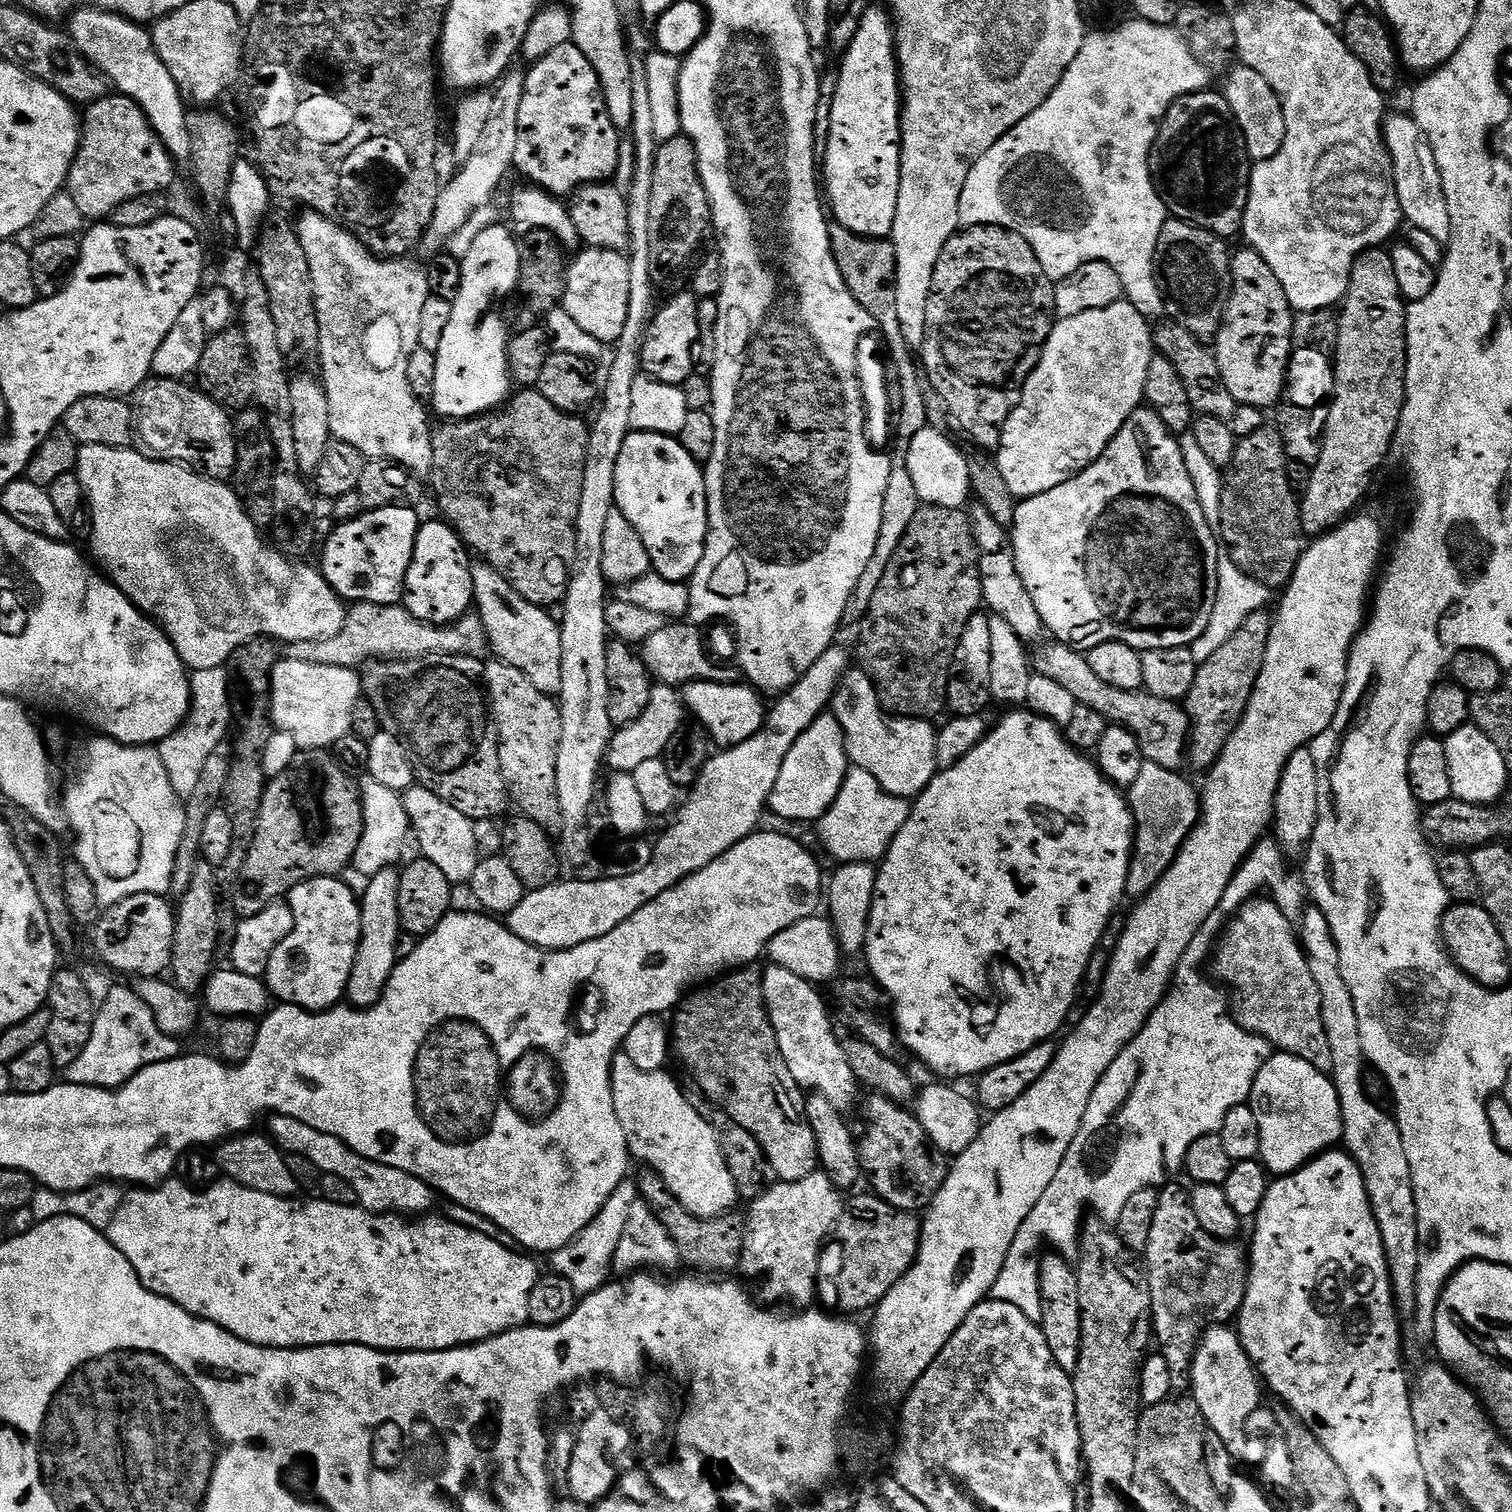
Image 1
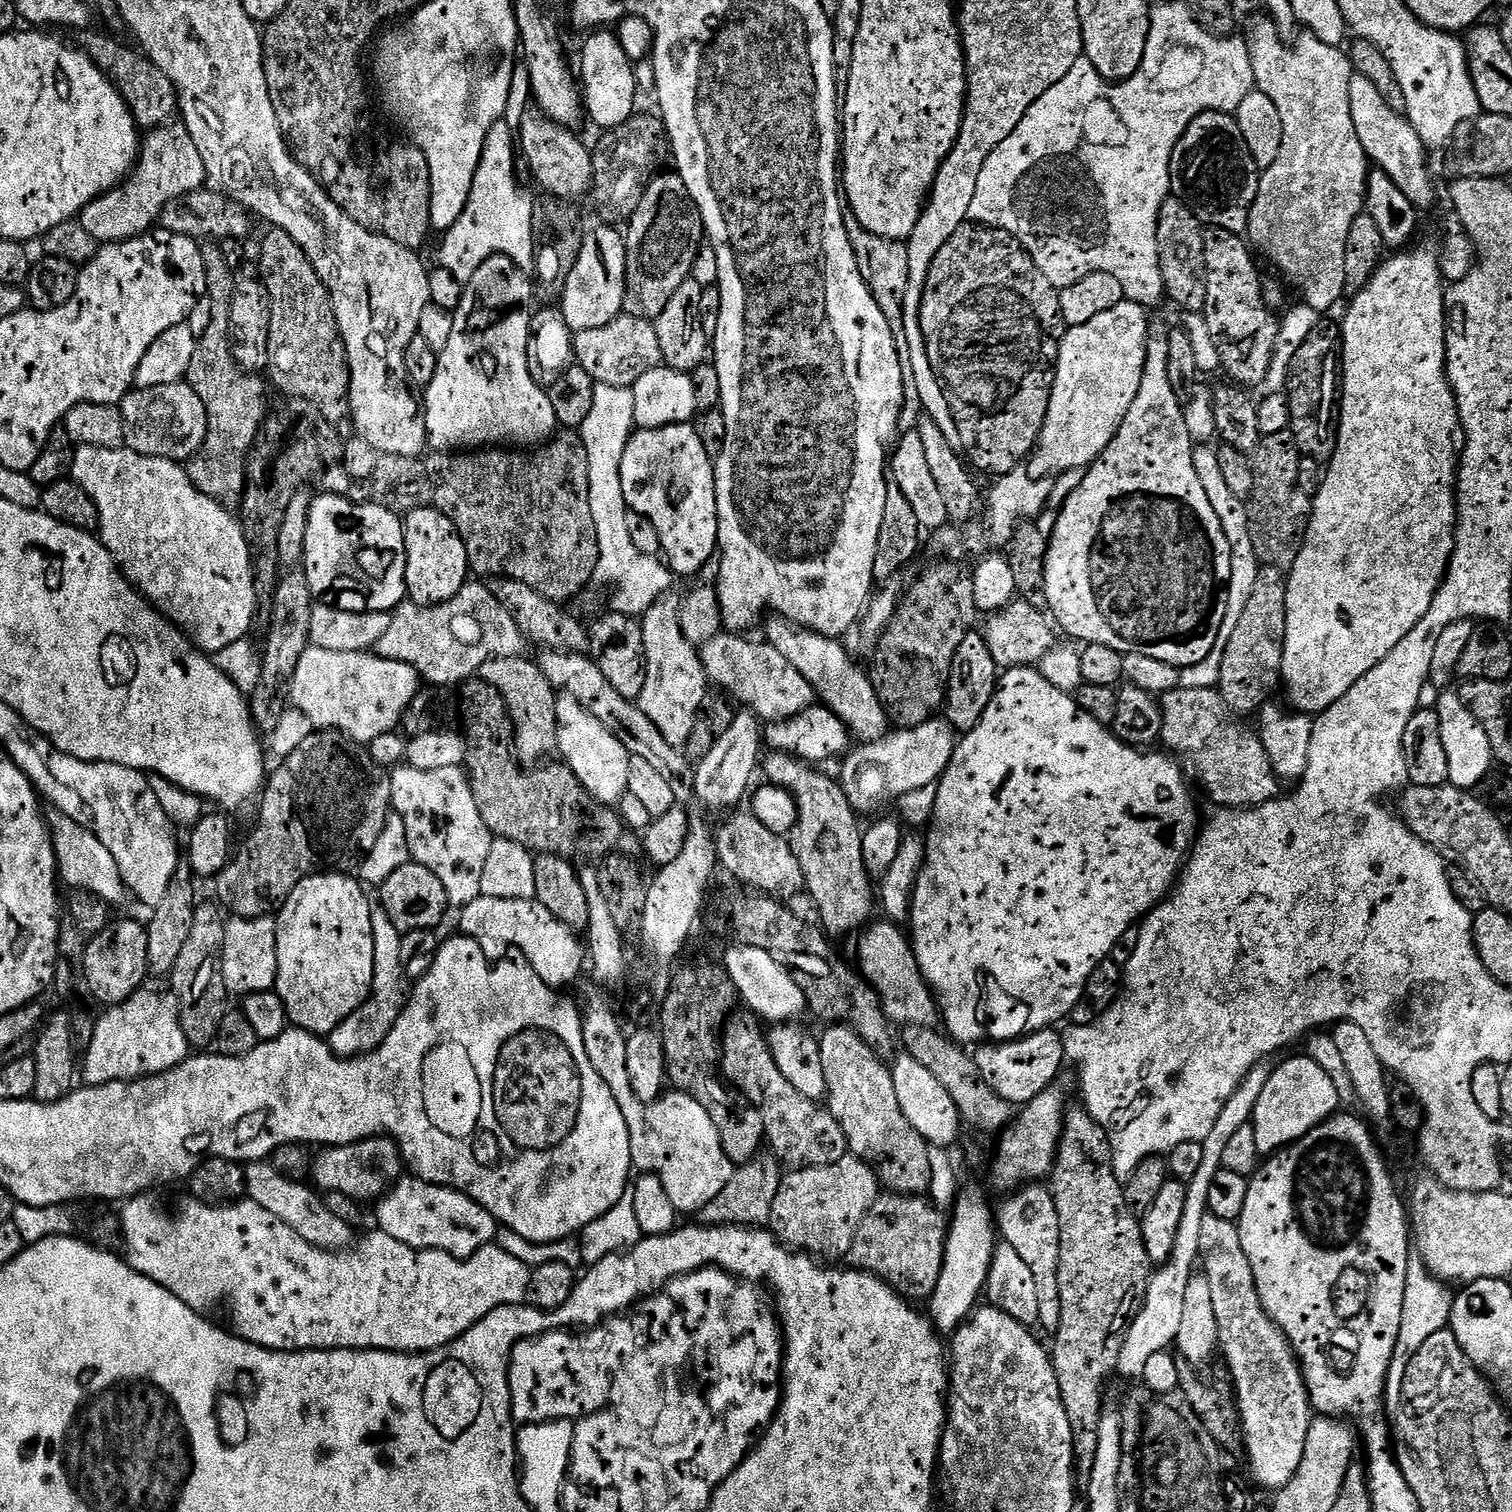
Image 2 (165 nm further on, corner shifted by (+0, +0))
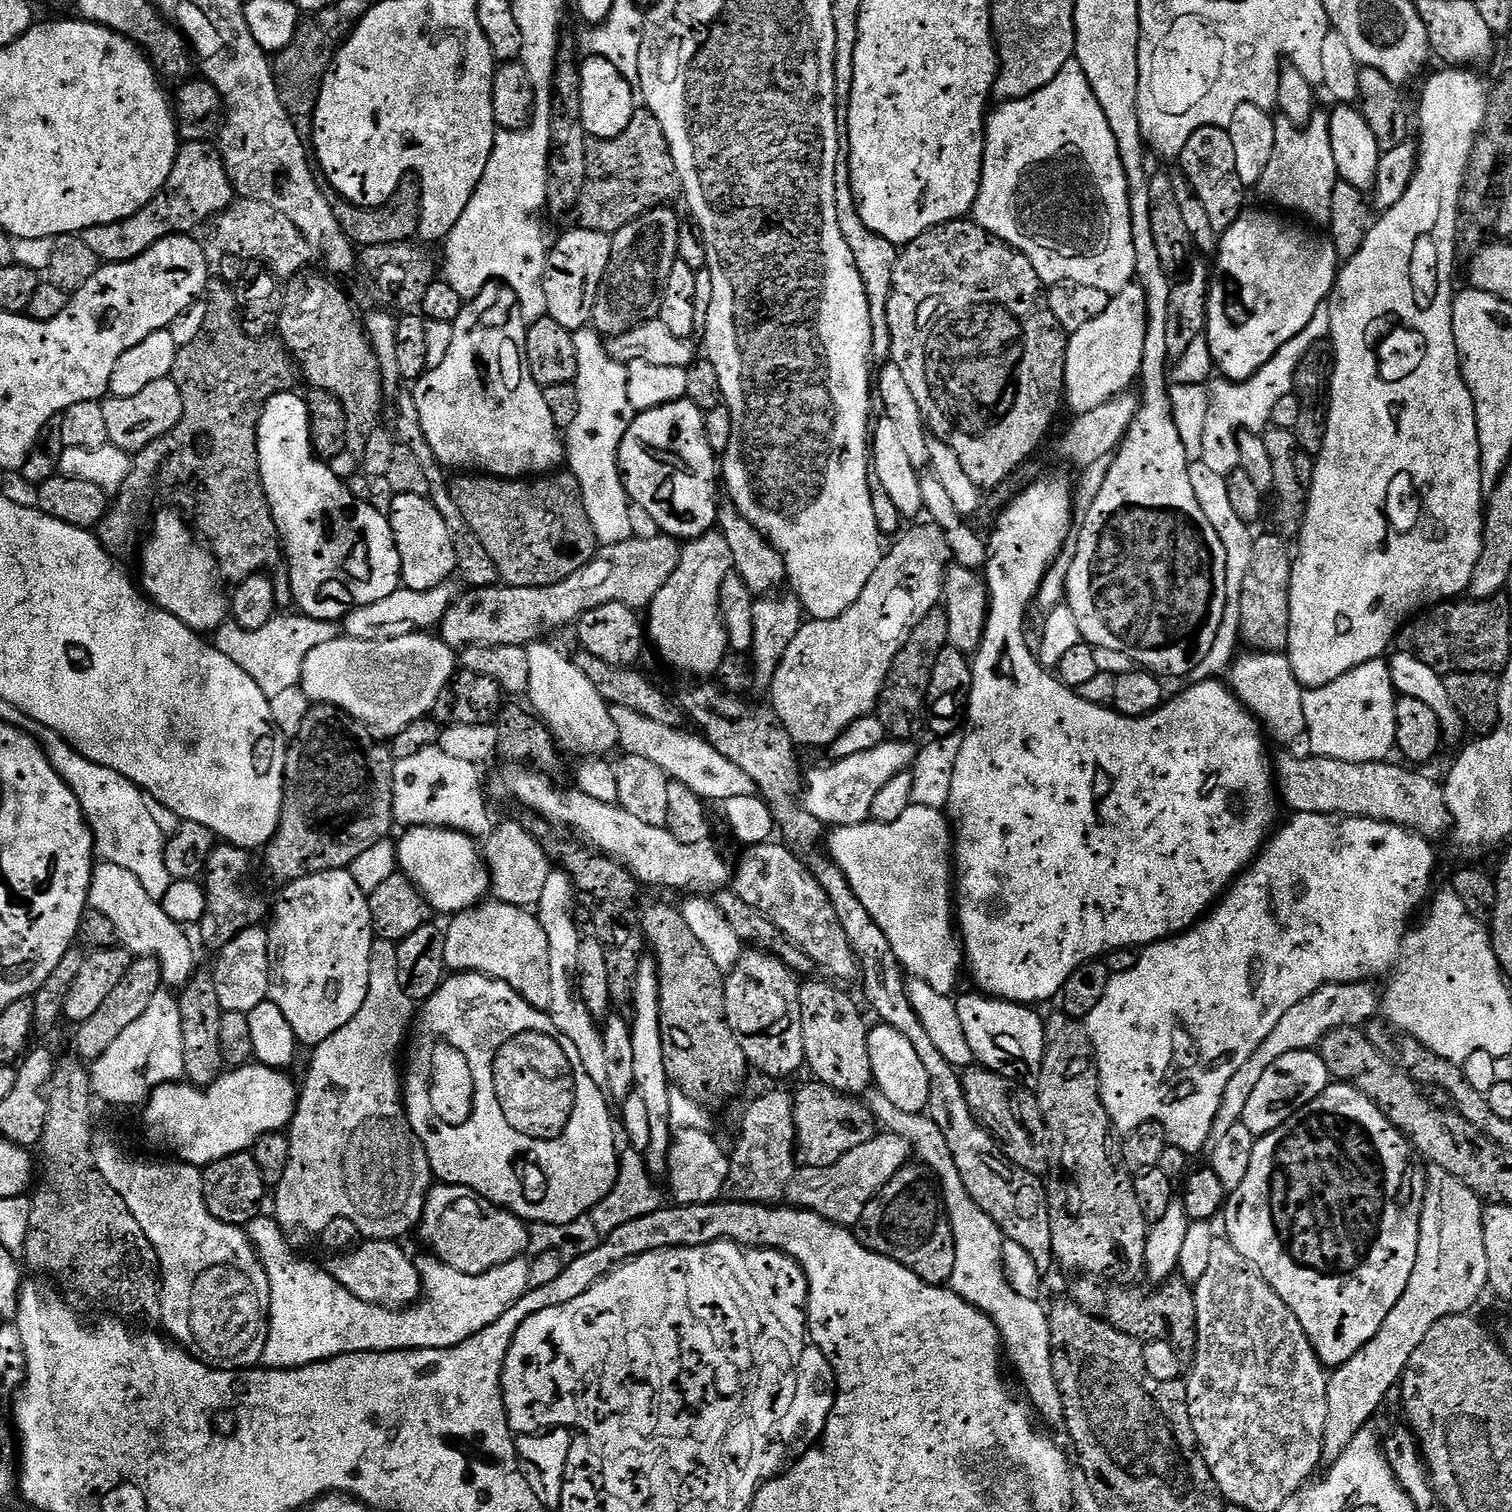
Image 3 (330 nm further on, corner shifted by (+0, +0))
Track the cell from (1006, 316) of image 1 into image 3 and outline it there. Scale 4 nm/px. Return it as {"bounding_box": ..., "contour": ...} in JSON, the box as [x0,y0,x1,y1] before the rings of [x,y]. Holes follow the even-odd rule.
{"bounding_box":[888,218,1069,490],"contour":[[[971,218],[951,220],[928,232],[923,232],[918,238],[911,240],[897,255],[892,275],[888,317],[890,318],[890,346],[892,347],[891,363],[896,364],[898,370],[902,370],[902,375],[905,376],[906,383],[914,394],[914,402],[918,402],[922,410],[927,431],[935,439],[946,442],[946,446],[950,446],[950,450],[958,454],[958,462],[962,462],[962,470],[966,470],[974,486],[982,490],[998,487],[1007,476],[1014,475],[1039,450],[1040,443],[1047,438],[1048,431],[1051,430],[1060,408],[1062,412],[1069,333],[1064,331],[1058,318],[1054,318],[1054,310],[1050,310],[1046,285],[1038,278],[1038,270],[1034,270],[1026,254],[1010,247],[1005,240],[999,240],[975,220]]]}

